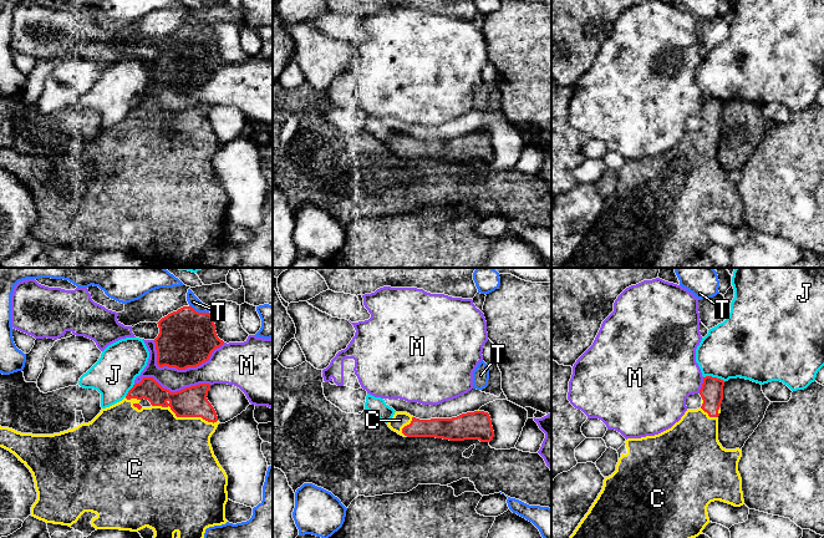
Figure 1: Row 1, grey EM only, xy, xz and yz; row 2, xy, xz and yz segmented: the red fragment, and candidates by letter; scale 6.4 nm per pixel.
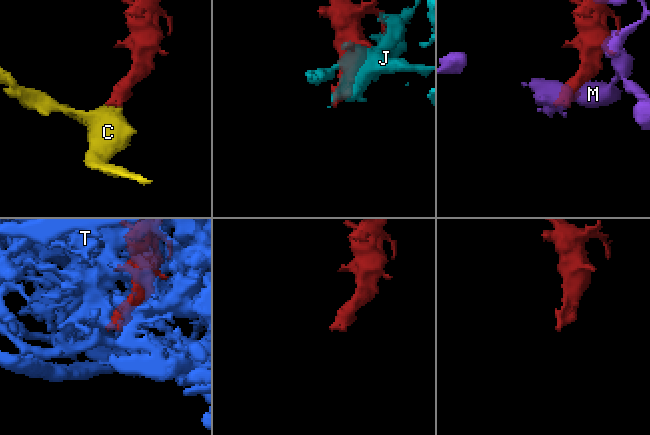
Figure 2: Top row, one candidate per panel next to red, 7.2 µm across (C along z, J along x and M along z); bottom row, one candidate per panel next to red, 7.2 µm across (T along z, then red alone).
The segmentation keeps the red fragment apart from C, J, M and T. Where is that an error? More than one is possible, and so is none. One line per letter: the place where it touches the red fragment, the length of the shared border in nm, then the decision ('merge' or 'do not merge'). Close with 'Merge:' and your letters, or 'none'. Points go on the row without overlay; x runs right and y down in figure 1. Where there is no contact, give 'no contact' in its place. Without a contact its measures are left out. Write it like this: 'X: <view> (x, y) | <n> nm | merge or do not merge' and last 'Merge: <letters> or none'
C: xy (184, 137) | 440 nm | merge
J: yz (715, 99) | 150 nm | do not merge
M: xy (191, 87) | 460 nm | do not merge
T: xy (199, 34) | 140 nm | do not merge
Merge: C

